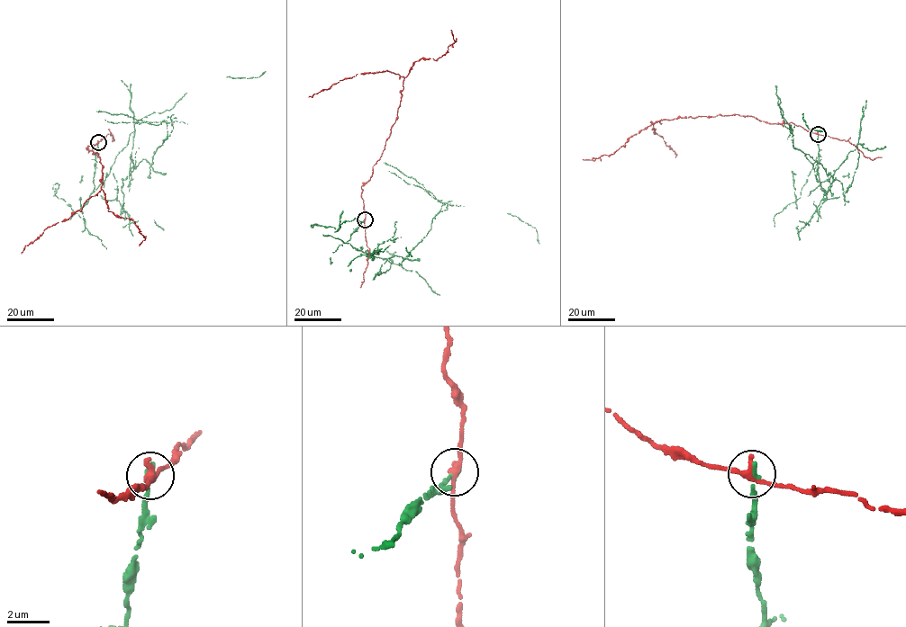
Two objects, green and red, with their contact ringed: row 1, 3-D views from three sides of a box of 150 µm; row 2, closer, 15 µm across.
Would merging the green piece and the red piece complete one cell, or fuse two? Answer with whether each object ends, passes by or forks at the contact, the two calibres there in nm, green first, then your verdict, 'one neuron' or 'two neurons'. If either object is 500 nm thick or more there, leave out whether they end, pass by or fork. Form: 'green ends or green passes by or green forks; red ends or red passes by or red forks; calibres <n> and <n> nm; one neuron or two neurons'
green ends; red passes by; calibres 320 and 320 nm; two neurons

